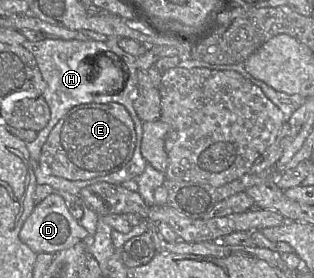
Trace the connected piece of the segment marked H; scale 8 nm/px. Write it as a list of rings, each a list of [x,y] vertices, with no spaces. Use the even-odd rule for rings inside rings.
[[[72,30],[72,31],[82,31],[82,34],[85,35],[86,37],[84,37],[81,40],[43,39],[42,41],[39,41],[39,42],[30,42],[26,40],[22,45],[26,50],[28,50],[34,56],[37,62],[42,78],[46,83],[46,89],[44,90],[42,97],[44,98],[44,100],[46,101],[50,109],[50,120],[46,125],[46,127],[38,132],[37,137],[33,142],[25,143],[25,144],[27,146],[28,152],[31,157],[31,165],[33,167],[36,183],[38,185],[50,185],[54,189],[54,191],[65,191],[70,193],[73,196],[79,197],[80,191],[83,188],[92,184],[106,182],[109,184],[121,185],[125,181],[134,179],[135,177],[143,173],[146,167],[147,161],[144,159],[141,153],[141,143],[143,138],[142,121],[137,116],[137,113],[133,106],[133,102],[138,96],[138,84],[137,84],[138,68],[136,66],[137,57],[134,57],[126,53],[125,51],[123,51],[118,45],[119,38],[117,37],[107,37],[100,33],[89,31],[89,30]],[[100,54],[109,56],[109,59],[111,59],[112,61],[115,61],[115,63],[117,62],[116,64],[117,69],[121,70],[121,67],[122,67],[123,68],[122,70],[125,71],[124,78],[121,79],[120,84],[117,83],[117,81],[113,82],[107,87],[106,90],[104,90],[104,87],[98,86],[97,84],[96,67],[97,67],[97,60],[98,60],[97,57]],[[91,103],[94,103],[94,104],[118,103],[123,105],[127,109],[128,113],[130,114],[133,120],[134,128],[136,132],[136,146],[135,146],[135,151],[131,160],[127,163],[127,165],[124,168],[122,168],[117,172],[111,173],[106,176],[95,177],[92,179],[82,180],[82,181],[70,181],[61,177],[55,177],[52,175],[44,174],[39,167],[38,161],[41,154],[41,149],[45,144],[50,132],[55,127],[55,125],[60,121],[60,119],[64,117],[72,108],[82,104],[91,104]]]

